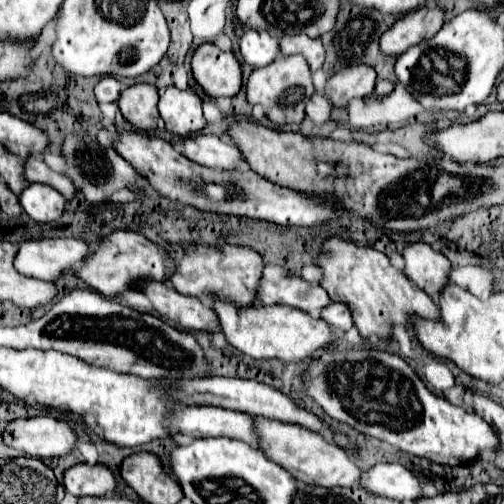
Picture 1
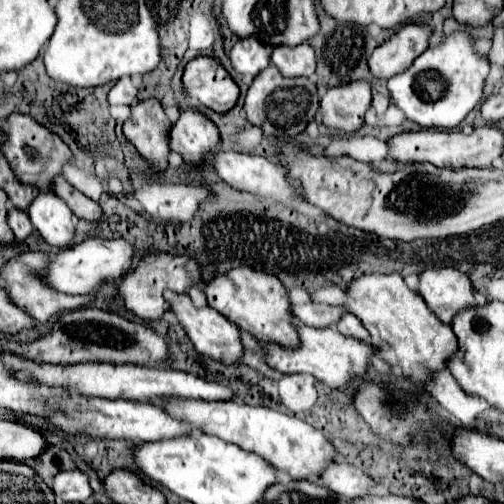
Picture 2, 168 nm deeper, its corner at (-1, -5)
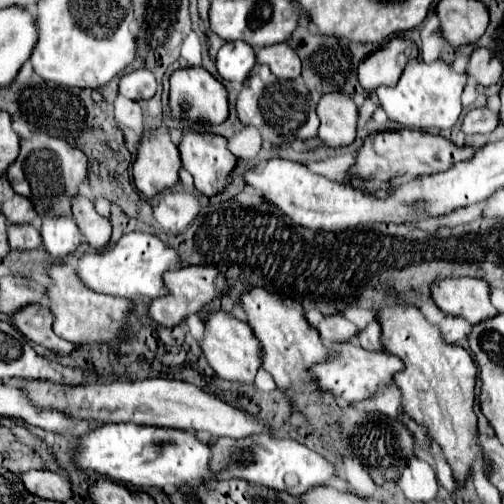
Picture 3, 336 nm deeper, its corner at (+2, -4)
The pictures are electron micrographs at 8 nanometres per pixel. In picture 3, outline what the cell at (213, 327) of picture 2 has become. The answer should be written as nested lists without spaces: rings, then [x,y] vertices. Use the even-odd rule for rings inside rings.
[[[212,313],[210,319],[206,321],[206,335],[200,341],[202,351],[210,363],[210,367],[228,381],[244,383],[244,385],[254,385],[256,371],[262,367],[262,347],[252,331],[250,325],[244,321],[228,315],[228,313]]]

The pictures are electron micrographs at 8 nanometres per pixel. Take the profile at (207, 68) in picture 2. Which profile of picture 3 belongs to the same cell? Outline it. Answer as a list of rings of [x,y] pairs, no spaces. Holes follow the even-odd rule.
[[[188,67],[174,71],[170,77],[170,117],[180,121],[184,127],[200,127],[200,125],[220,125],[228,119],[228,99],[220,81],[216,81],[202,67]]]

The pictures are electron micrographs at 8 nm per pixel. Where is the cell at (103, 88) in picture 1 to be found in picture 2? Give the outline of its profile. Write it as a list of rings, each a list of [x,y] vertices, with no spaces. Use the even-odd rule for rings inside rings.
[[[121,78],[121,82],[117,82],[109,94],[107,94],[109,104],[135,104],[137,100],[137,86],[131,78]]]

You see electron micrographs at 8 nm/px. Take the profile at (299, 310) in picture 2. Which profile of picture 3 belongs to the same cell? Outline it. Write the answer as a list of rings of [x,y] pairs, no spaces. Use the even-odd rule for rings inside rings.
[[[342,315],[326,317],[318,331],[320,331],[322,341],[328,343],[328,345],[332,345],[332,343],[348,343],[348,341],[352,341],[352,337],[358,335],[358,327],[354,323],[350,323]]]

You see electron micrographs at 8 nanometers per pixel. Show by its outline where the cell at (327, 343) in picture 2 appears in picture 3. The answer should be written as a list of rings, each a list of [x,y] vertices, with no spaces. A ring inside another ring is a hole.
[[[350,343],[350,345],[340,345],[340,351],[332,351],[330,359],[322,365],[316,365],[312,373],[316,373],[316,379],[322,389],[332,391],[338,399],[346,403],[360,403],[360,401],[372,399],[380,387],[390,385],[394,381],[394,375],[402,369],[404,369],[404,363],[396,355],[386,351],[382,353],[366,351]]]

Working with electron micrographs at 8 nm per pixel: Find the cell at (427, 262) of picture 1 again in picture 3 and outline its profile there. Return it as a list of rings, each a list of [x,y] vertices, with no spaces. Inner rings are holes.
[[[446,279],[434,285],[432,299],[436,305],[454,317],[464,317],[472,325],[498,315],[494,305],[490,303],[490,287],[482,279]]]

